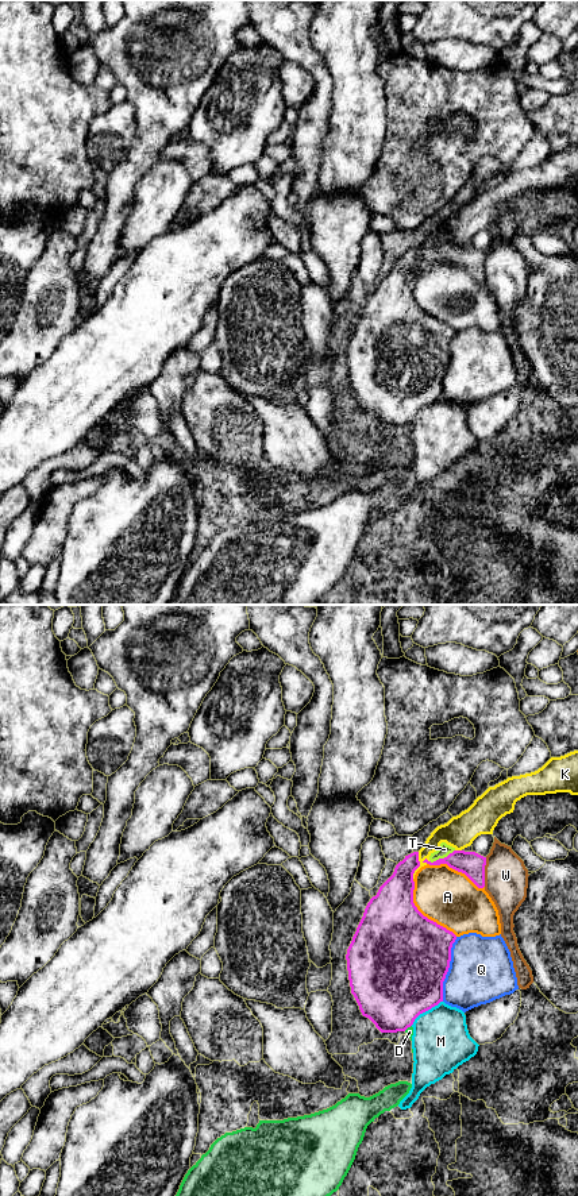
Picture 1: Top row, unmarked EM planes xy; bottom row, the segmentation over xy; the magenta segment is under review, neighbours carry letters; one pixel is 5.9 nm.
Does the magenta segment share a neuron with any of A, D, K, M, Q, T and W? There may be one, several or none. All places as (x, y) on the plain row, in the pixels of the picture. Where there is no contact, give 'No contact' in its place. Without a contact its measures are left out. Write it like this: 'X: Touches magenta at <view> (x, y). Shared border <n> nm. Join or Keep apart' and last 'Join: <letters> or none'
A: Touches magenta at xy (422, 309). Shared border 440 nm. Keep apart
D: Touches magenta at xy (407, 423). Shared border 60 nm. Keep apart
K: Touches magenta at xy (419, 261). Shared border 170 nm. Keep apart
M: Touches magenta at xy (426, 405). Shared border 240 nm. Keep apart
Q: Touches magenta at xy (447, 365). Shared border 400 nm. Keep apart
T: Touches magenta at xy (442, 254). Shared border 170 nm. Join
W: Touches magenta at xy (484, 267). Shared border 180 nm. Keep apart
Join: T

